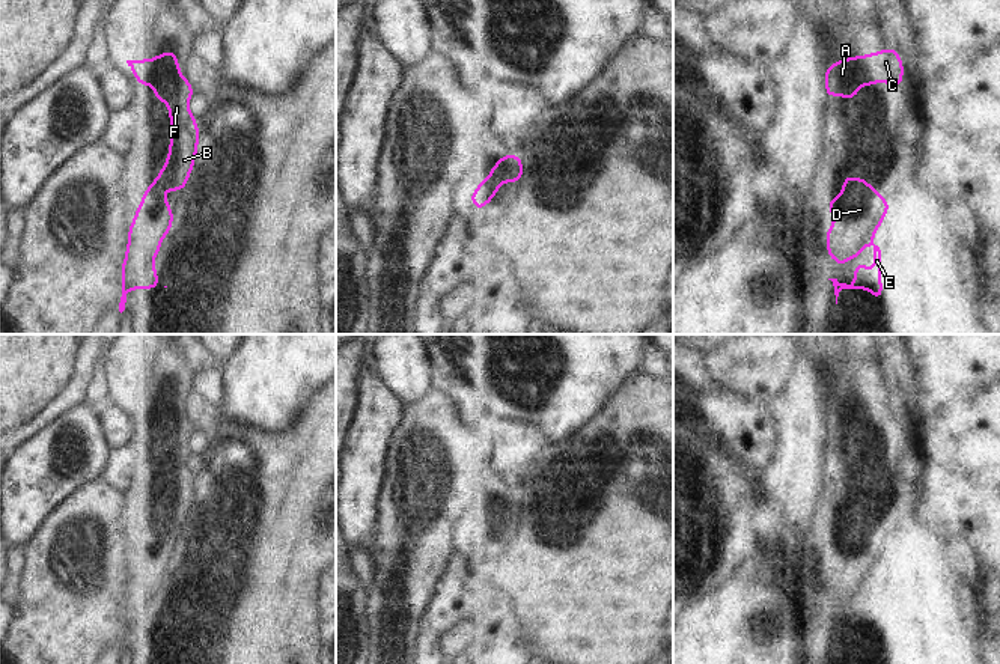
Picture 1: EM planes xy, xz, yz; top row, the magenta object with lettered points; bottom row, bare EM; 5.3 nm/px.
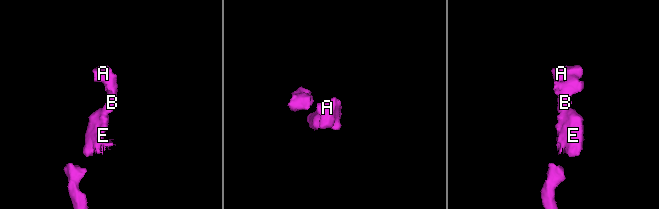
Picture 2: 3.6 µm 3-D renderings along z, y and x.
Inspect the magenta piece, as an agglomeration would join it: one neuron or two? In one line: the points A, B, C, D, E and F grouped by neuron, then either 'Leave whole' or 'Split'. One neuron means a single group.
Groups: A B C D E F. Leave whole.

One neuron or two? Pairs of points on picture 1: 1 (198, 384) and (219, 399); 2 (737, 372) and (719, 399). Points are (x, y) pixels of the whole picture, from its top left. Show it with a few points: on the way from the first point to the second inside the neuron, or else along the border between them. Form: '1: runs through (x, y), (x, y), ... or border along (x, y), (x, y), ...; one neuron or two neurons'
1: runs through (202, 384), (214, 395); one neuron
2: border along (692, 377), (758, 402); two neurons

